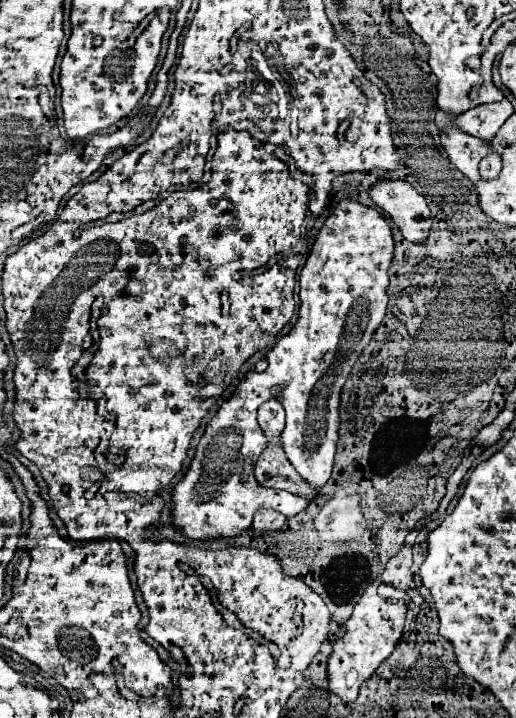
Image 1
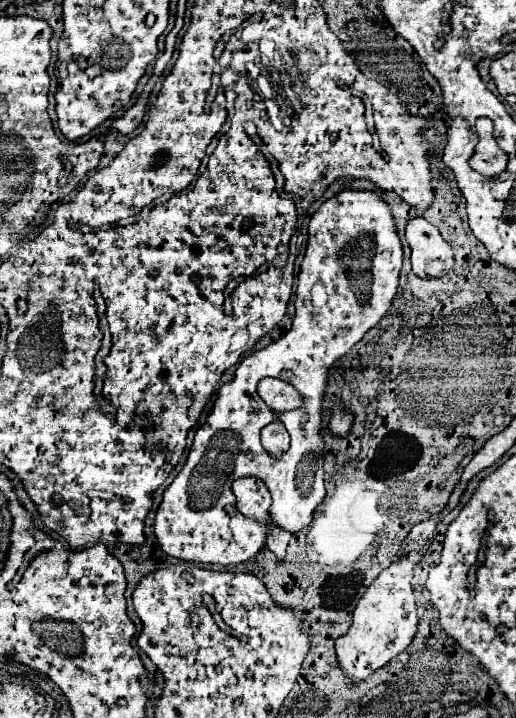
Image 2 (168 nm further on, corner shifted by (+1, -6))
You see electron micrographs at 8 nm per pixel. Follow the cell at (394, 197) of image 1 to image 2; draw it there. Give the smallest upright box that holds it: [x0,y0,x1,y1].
[407,217,453,279]

